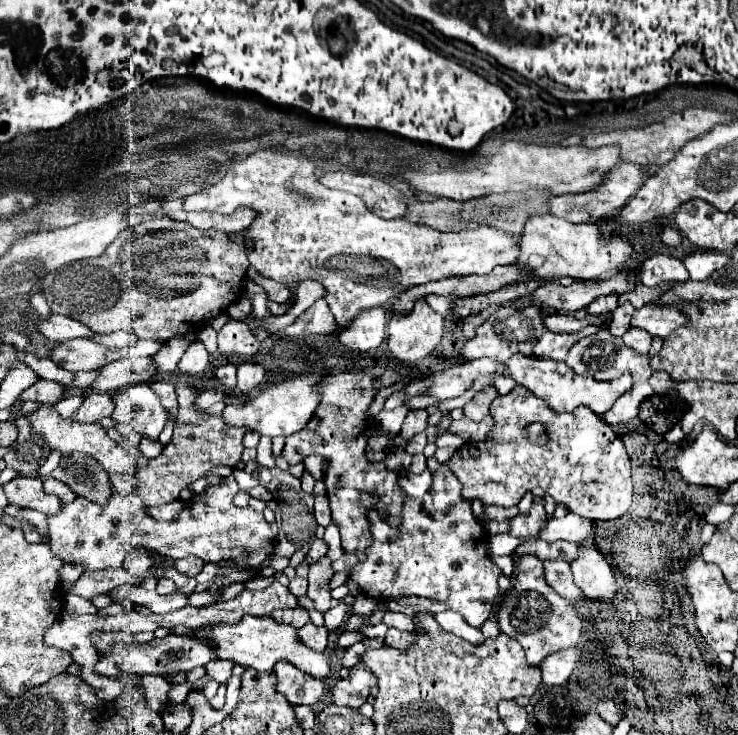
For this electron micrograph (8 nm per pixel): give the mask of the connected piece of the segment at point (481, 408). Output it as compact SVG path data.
M485 386L481 392L475 394L475 398L471 398L465 404L465 408L463 408L465 416L475 420L475 422L483 420L489 414L489 404L491 404L491 400L495 400L495 396L499 396L497 390L493 386Z

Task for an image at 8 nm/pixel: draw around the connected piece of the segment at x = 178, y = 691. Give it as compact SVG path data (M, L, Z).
M205 674L203 678L195 680L195 682L185 680L185 682L179 682L179 684L171 684L171 690L169 690L169 704L183 704L189 692L203 692L203 688L205 688L205 684L207 684L209 680L211 680L209 674Z

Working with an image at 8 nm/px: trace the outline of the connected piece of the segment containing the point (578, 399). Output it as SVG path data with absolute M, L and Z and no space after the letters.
M515 354L507 362L507 372L517 382L517 386L527 388L539 400L545 400L545 404L553 412L559 412L559 414L573 412L577 406L587 406L595 414L603 414L605 410L609 410L615 404L615 400L621 394L625 394L633 386L629 372L613 382L597 382L591 376L575 374L565 362L557 362L557 360L549 360L549 358L531 358L531 356L523 356L523 354Z

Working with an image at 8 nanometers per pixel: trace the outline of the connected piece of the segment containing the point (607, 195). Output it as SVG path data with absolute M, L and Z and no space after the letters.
M621 164L619 172L615 176L607 176L607 180L595 190L595 192L583 192L583 194L567 194L567 196L557 196L549 200L549 214L565 218L571 224L581 224L581 222L595 222L599 218L607 218L615 208L621 208L627 202L627 188L639 190L643 182L643 172L639 172L639 164Z

